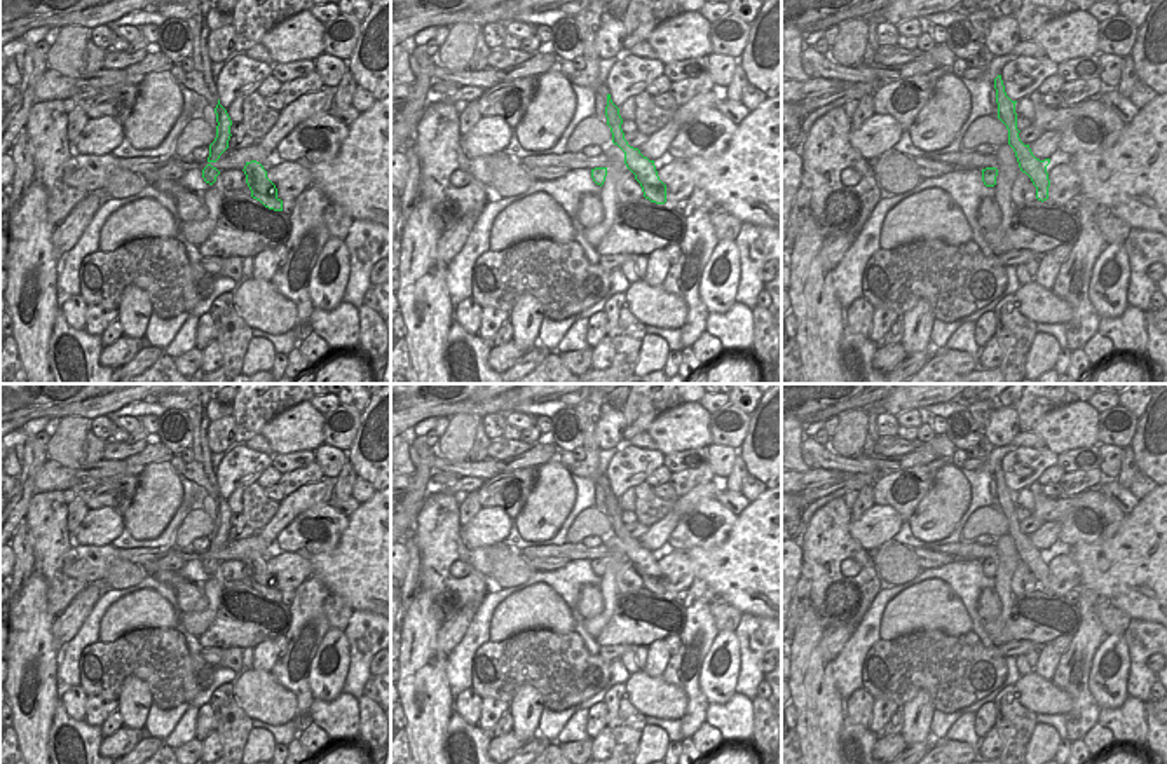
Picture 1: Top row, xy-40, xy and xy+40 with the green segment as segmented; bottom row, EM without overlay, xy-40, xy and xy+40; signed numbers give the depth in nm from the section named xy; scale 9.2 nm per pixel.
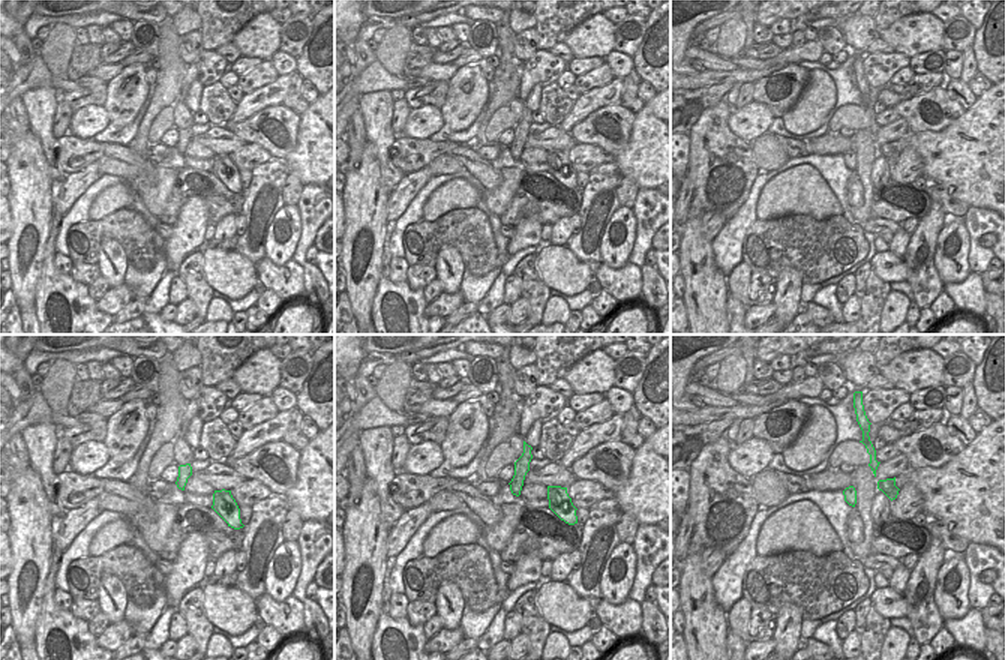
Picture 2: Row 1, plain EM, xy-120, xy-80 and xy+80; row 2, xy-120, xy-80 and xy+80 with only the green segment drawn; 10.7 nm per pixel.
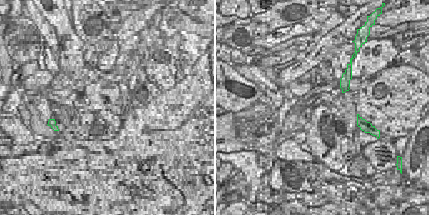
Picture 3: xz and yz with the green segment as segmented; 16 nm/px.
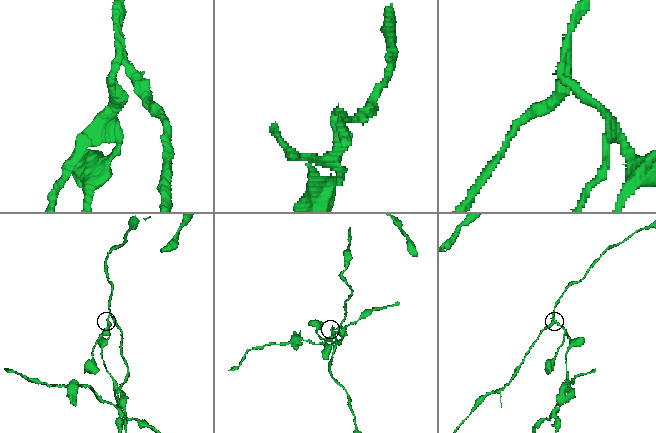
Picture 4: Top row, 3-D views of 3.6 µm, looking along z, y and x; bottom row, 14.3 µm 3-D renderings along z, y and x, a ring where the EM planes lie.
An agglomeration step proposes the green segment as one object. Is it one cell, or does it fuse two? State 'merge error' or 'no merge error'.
merge error

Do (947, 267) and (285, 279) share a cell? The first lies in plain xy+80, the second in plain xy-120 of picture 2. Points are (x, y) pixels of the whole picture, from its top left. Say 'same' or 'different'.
different

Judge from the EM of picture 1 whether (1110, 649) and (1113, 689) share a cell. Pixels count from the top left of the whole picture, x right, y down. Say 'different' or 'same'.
same

